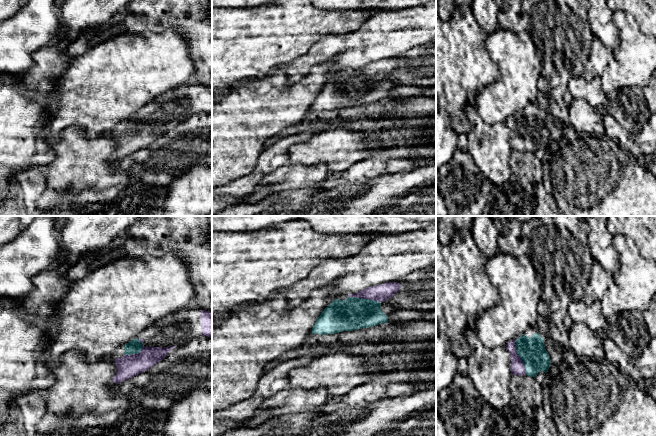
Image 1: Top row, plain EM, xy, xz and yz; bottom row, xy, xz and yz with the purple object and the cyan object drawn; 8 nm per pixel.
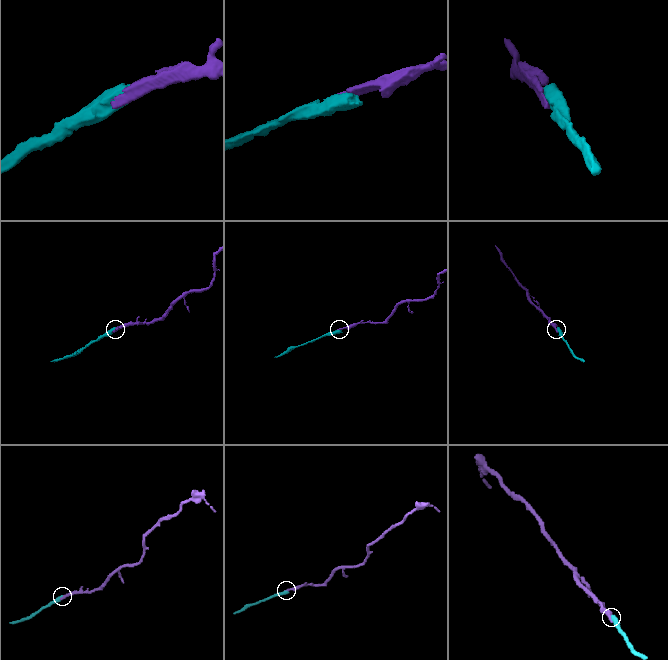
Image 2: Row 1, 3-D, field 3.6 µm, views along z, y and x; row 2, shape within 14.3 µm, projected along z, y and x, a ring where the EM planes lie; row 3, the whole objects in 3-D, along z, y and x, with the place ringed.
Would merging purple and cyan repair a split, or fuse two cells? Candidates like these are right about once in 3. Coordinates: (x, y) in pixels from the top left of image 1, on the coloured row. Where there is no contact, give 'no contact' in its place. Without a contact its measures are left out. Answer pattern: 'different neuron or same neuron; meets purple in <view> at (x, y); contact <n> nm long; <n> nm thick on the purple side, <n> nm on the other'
same neuron; meets purple in xz at (365, 298); contact 260 nm long; 140 nm thick on the purple side, 260 nm on the other

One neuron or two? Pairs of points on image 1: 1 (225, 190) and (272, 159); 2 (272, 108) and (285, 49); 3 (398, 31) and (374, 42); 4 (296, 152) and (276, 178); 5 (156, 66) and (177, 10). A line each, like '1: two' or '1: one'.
1: one
2: two
3: one
4: two
5: two

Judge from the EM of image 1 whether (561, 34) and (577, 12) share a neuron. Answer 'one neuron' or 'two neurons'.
one neuron

